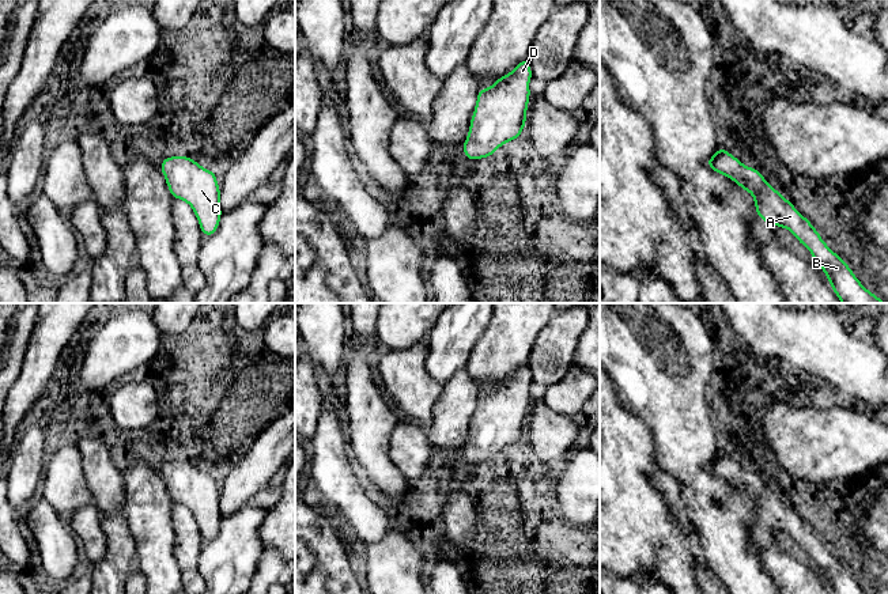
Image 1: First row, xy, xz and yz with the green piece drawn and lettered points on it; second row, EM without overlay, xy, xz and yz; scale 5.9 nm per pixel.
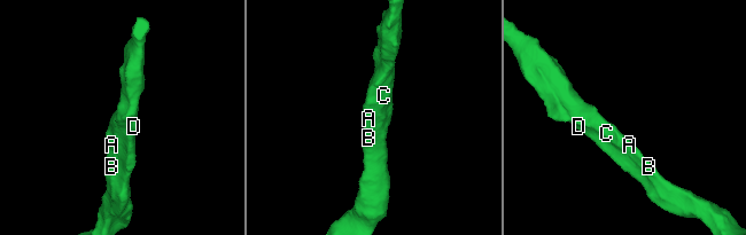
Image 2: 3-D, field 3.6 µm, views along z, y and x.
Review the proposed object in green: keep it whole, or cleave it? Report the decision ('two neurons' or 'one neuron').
one neuron

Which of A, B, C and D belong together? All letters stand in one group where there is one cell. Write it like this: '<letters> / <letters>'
A B C D

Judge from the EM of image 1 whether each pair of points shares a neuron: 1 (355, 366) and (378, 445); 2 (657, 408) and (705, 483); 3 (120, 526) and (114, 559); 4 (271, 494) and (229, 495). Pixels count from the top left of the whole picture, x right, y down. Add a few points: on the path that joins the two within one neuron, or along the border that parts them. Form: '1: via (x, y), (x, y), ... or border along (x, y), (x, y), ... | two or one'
1: via (359, 385), (363, 404), (370, 417), (370, 426) | one
2: via (676, 427), (684, 438), (687, 464) | one
3: via (118, 534), (118, 551) | one
4: border along (268, 485), (259, 490), (245, 504) | two

